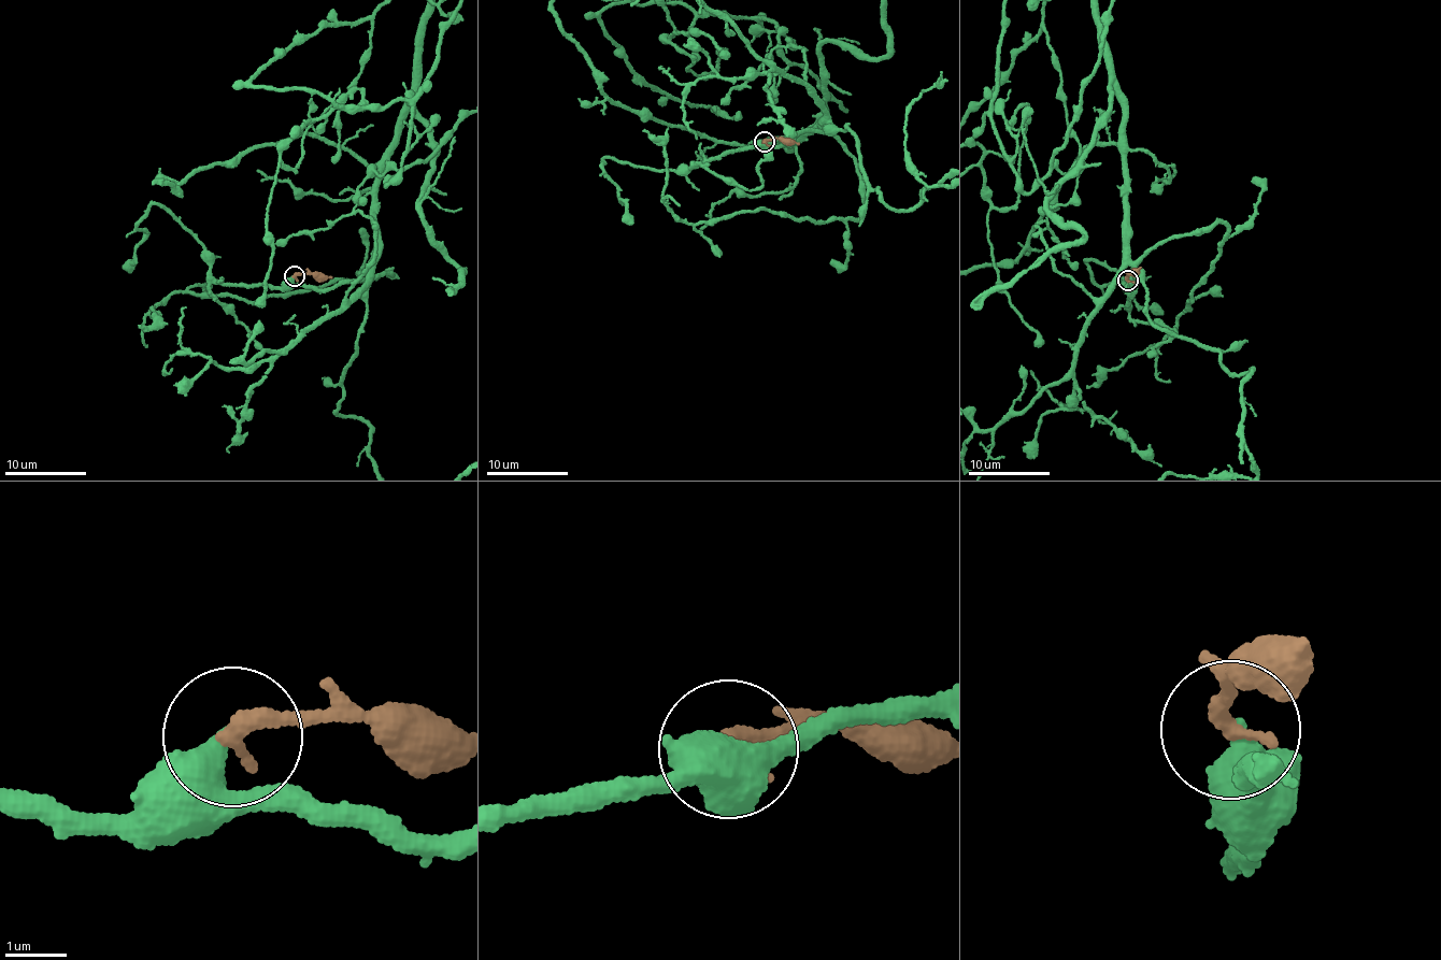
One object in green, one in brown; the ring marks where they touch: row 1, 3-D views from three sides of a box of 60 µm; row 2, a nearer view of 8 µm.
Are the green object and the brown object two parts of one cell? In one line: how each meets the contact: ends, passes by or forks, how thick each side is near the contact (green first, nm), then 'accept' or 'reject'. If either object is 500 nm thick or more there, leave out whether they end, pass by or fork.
550 nm thick on the green side, 320 nm on the other; reject

